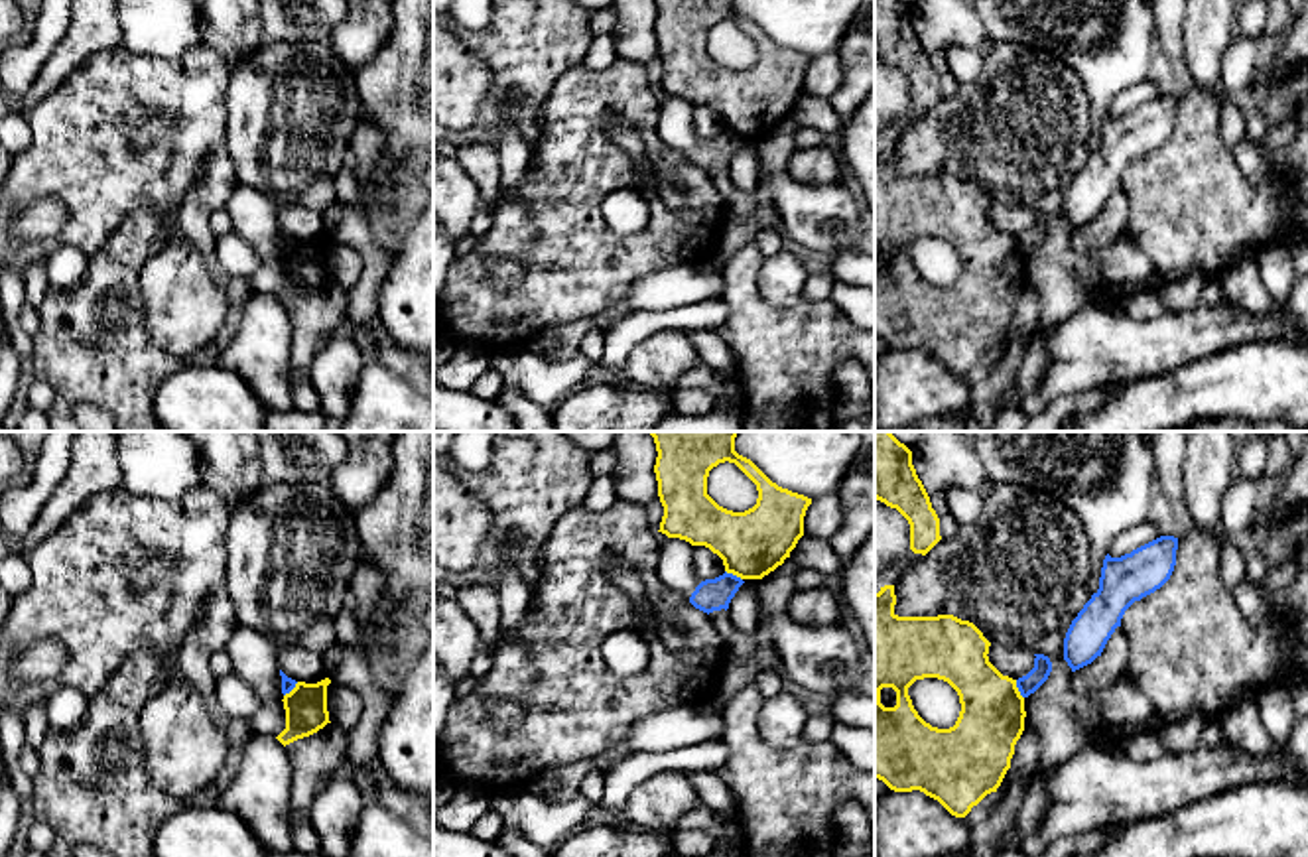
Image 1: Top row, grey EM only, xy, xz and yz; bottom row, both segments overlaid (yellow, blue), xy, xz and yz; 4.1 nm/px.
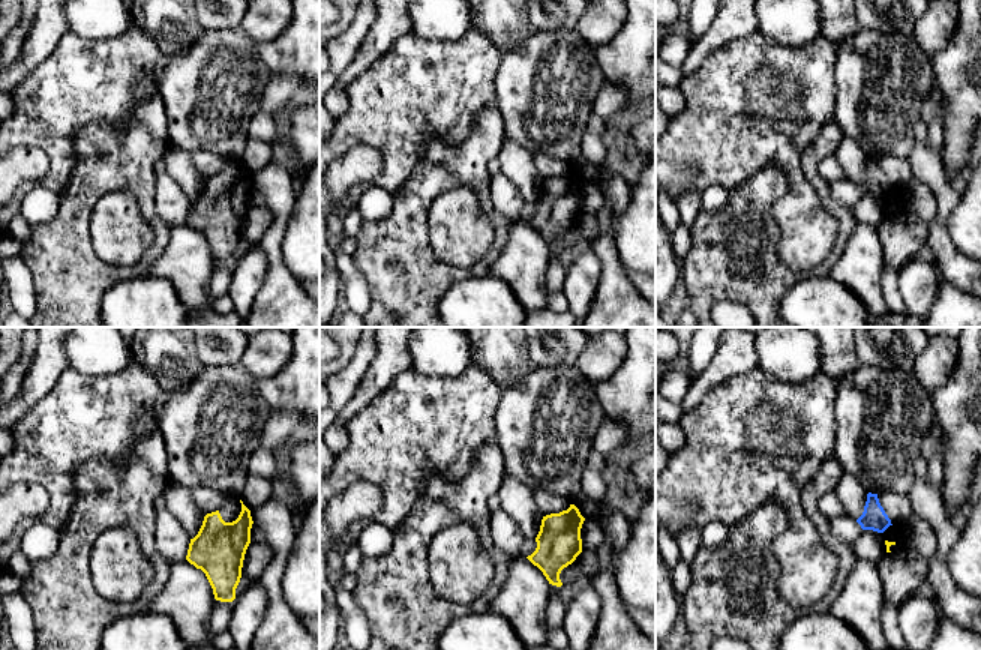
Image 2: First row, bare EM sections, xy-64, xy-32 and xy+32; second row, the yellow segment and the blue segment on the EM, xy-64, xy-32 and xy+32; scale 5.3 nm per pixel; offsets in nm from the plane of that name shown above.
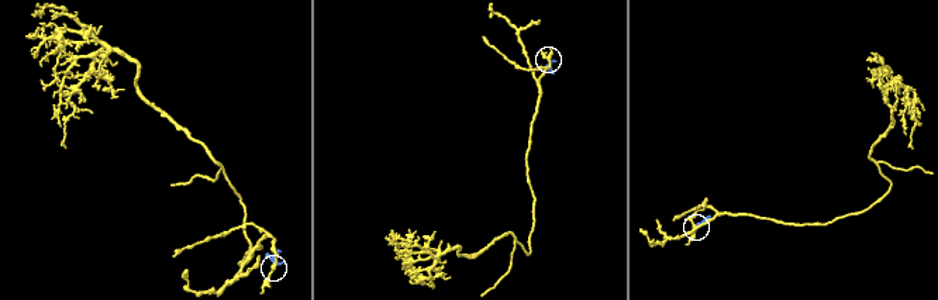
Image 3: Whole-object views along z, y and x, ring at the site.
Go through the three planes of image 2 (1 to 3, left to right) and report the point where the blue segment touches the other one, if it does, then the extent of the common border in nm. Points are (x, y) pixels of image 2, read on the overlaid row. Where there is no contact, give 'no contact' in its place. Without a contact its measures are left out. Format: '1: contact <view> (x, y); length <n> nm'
1: no contact
2: no contact
3: no contact

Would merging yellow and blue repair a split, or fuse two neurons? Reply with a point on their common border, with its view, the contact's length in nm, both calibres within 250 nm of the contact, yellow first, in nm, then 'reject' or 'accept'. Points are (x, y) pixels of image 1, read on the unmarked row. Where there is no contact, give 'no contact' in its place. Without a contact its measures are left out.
contact yz (1017, 249); length 90 nm; calibres 260 and 80 nm; reject

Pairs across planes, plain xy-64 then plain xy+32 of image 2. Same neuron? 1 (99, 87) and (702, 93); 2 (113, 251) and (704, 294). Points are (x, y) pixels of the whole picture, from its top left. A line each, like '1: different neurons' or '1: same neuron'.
1: same neuron
2: different neurons

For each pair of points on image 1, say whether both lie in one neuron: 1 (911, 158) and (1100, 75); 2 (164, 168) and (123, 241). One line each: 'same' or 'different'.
1: different
2: different

